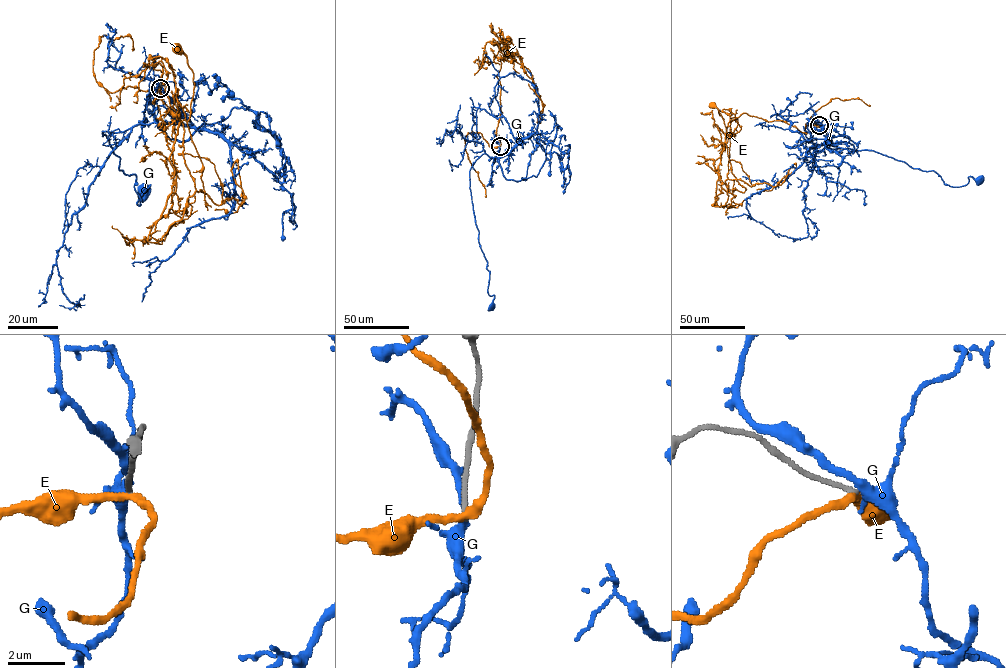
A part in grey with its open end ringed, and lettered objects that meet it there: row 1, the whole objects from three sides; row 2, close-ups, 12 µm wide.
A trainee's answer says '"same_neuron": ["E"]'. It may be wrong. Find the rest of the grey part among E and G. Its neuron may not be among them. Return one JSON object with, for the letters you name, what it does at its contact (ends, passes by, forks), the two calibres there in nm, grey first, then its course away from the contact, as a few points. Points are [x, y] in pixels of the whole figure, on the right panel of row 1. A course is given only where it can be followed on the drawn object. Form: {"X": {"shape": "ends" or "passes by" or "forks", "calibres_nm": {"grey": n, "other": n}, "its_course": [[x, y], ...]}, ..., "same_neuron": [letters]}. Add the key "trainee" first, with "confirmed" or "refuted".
{"trainee": "refuted", "same_neuron": []}

